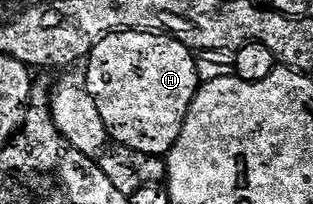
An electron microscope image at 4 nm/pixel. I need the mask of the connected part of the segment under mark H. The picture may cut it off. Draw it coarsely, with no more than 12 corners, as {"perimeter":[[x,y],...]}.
{"perimeter":[[126,29],[86,58],[109,138],[164,157],[202,84],[197,54]]}

